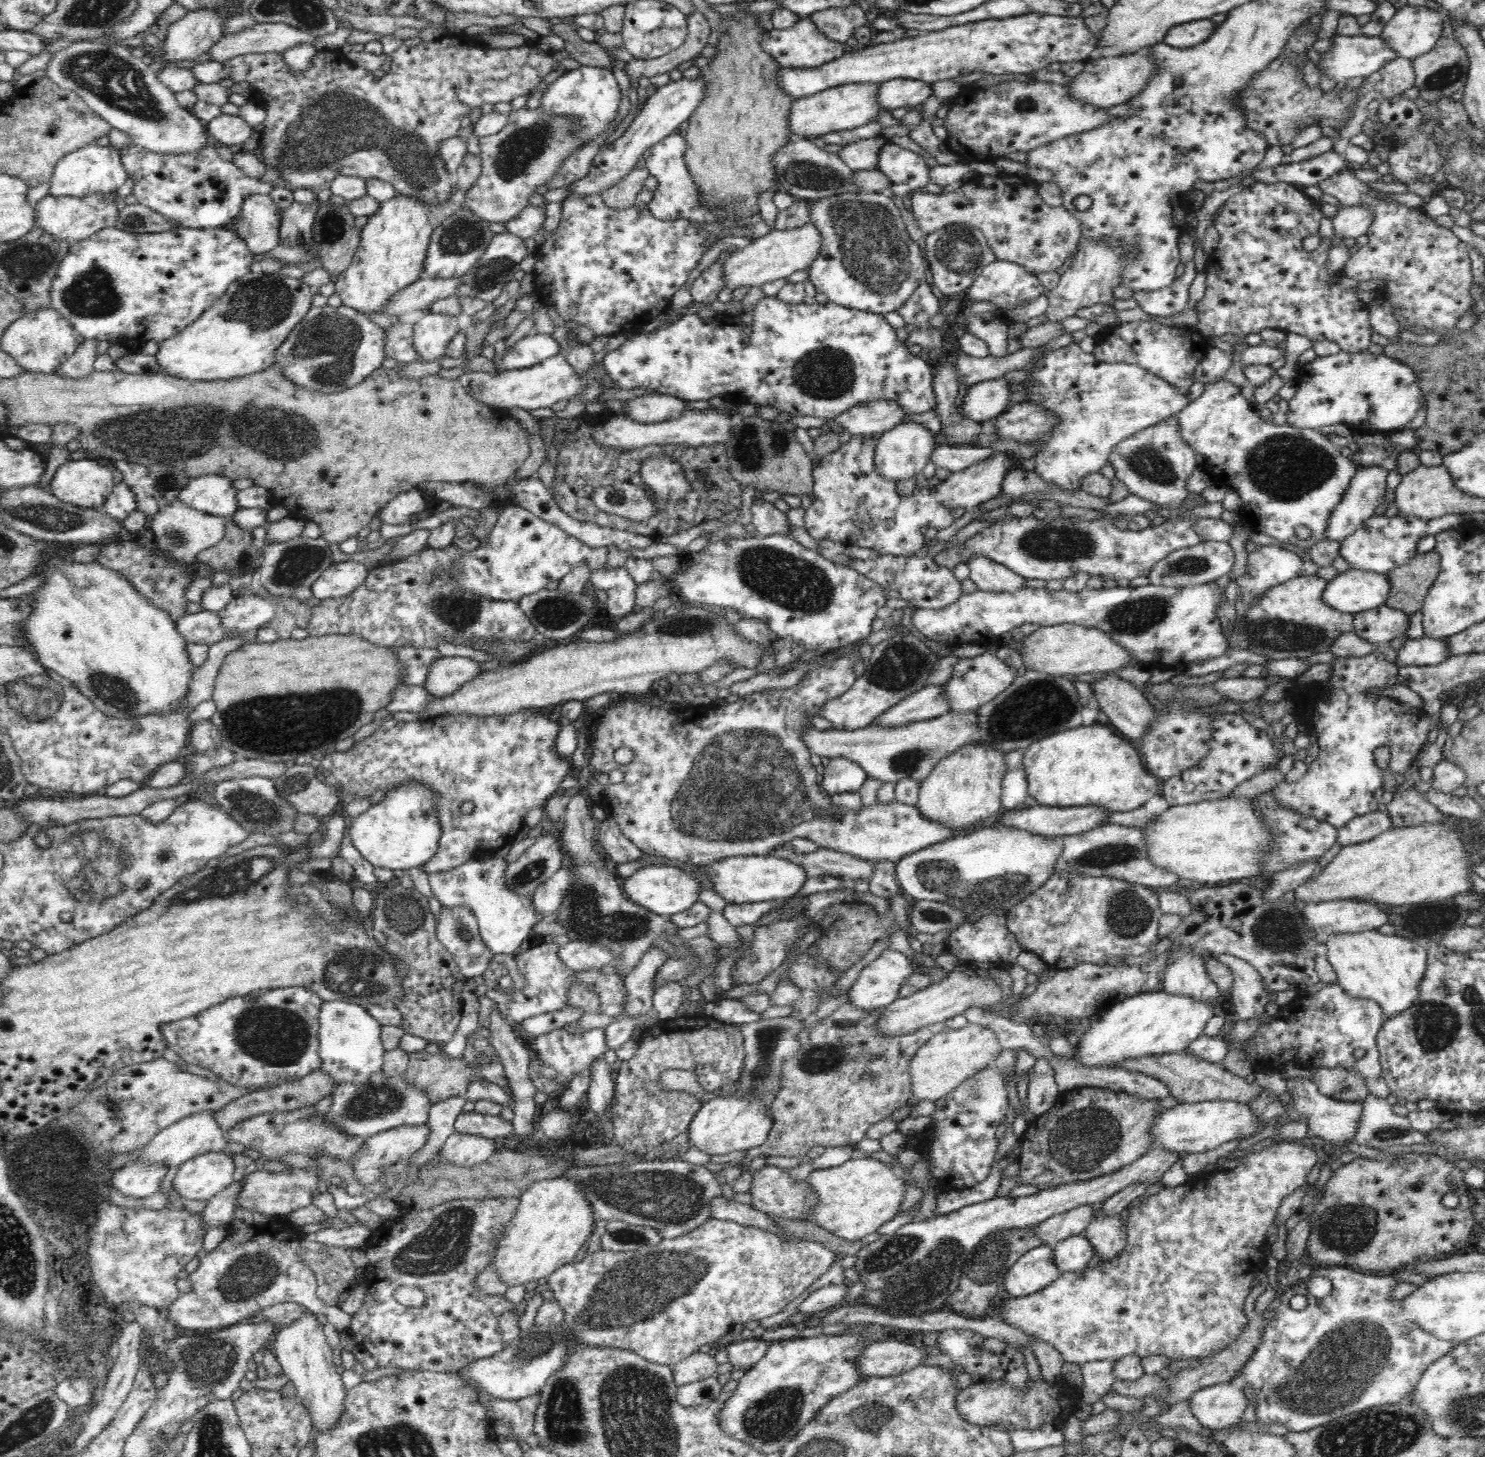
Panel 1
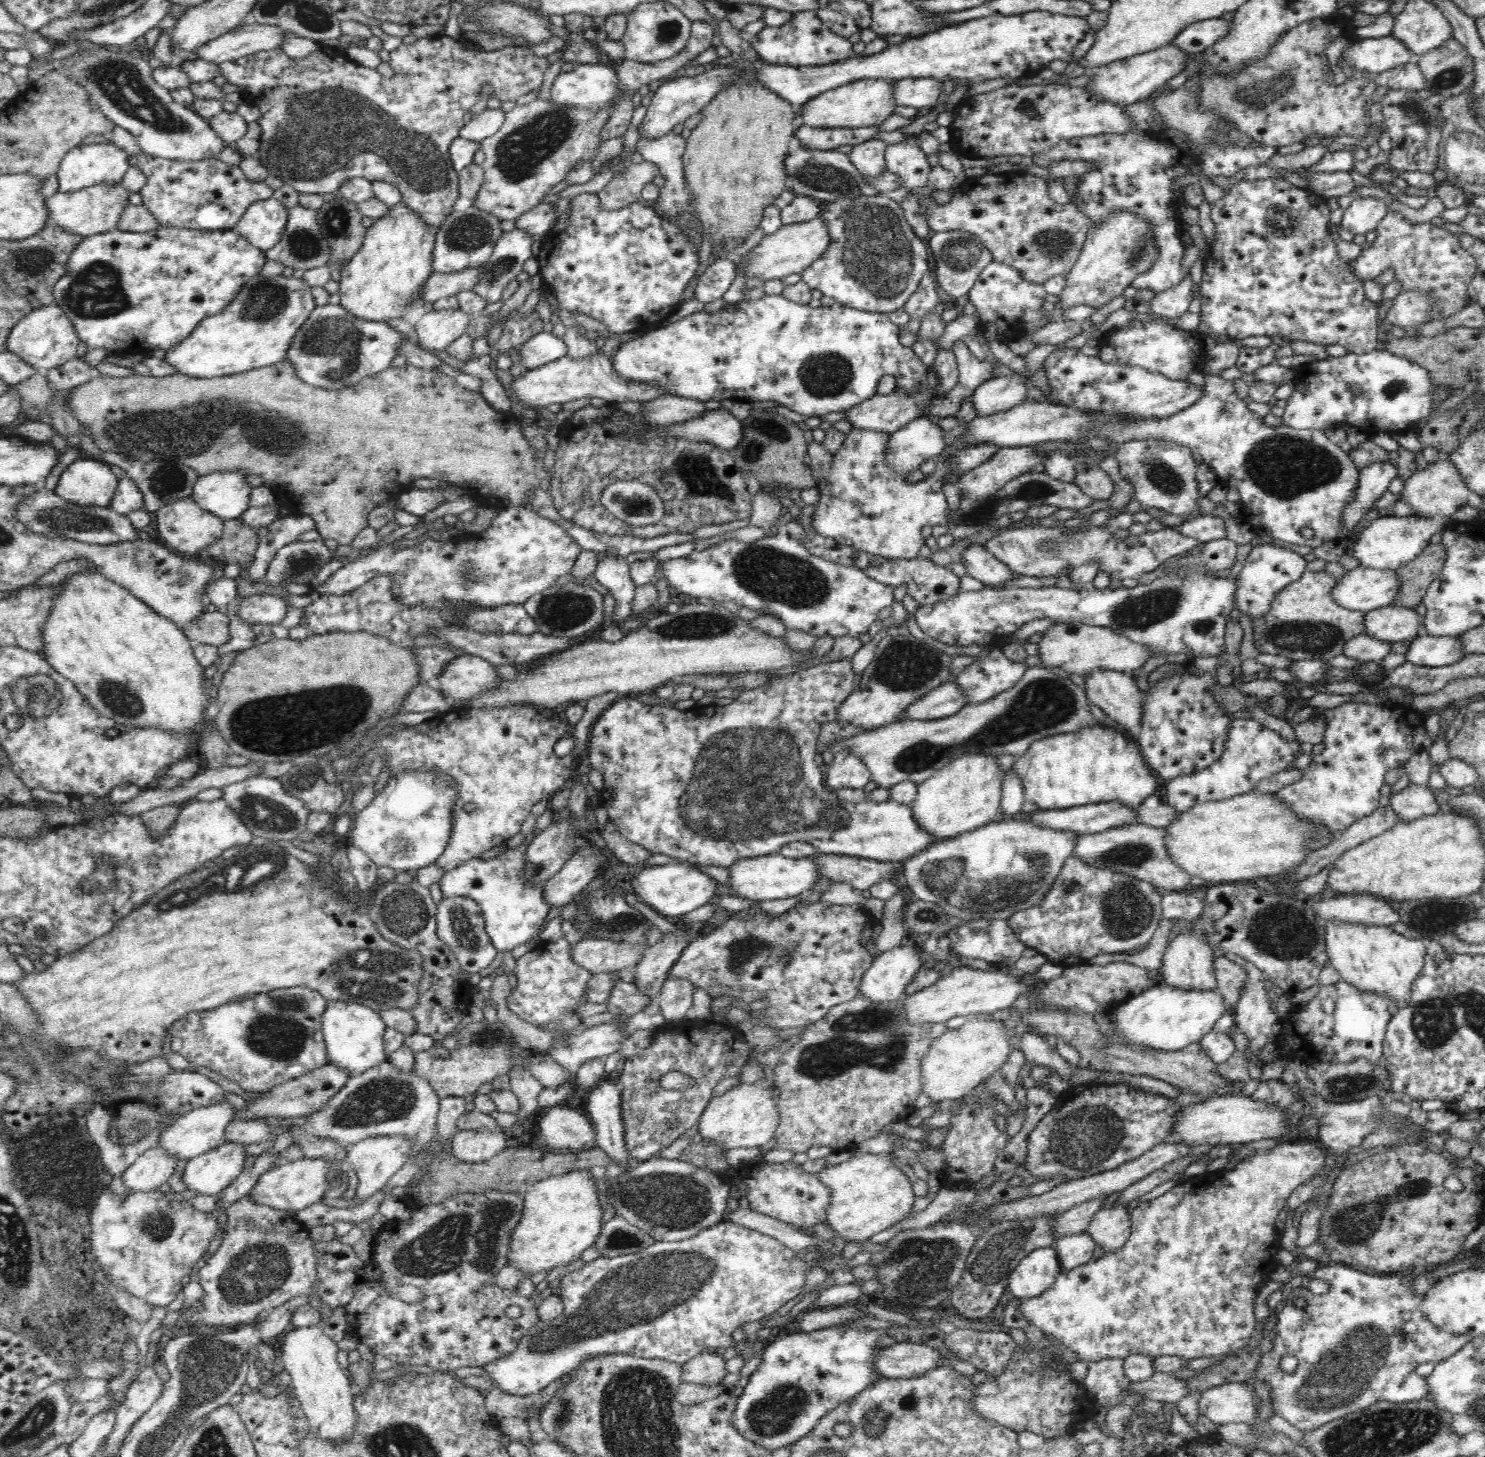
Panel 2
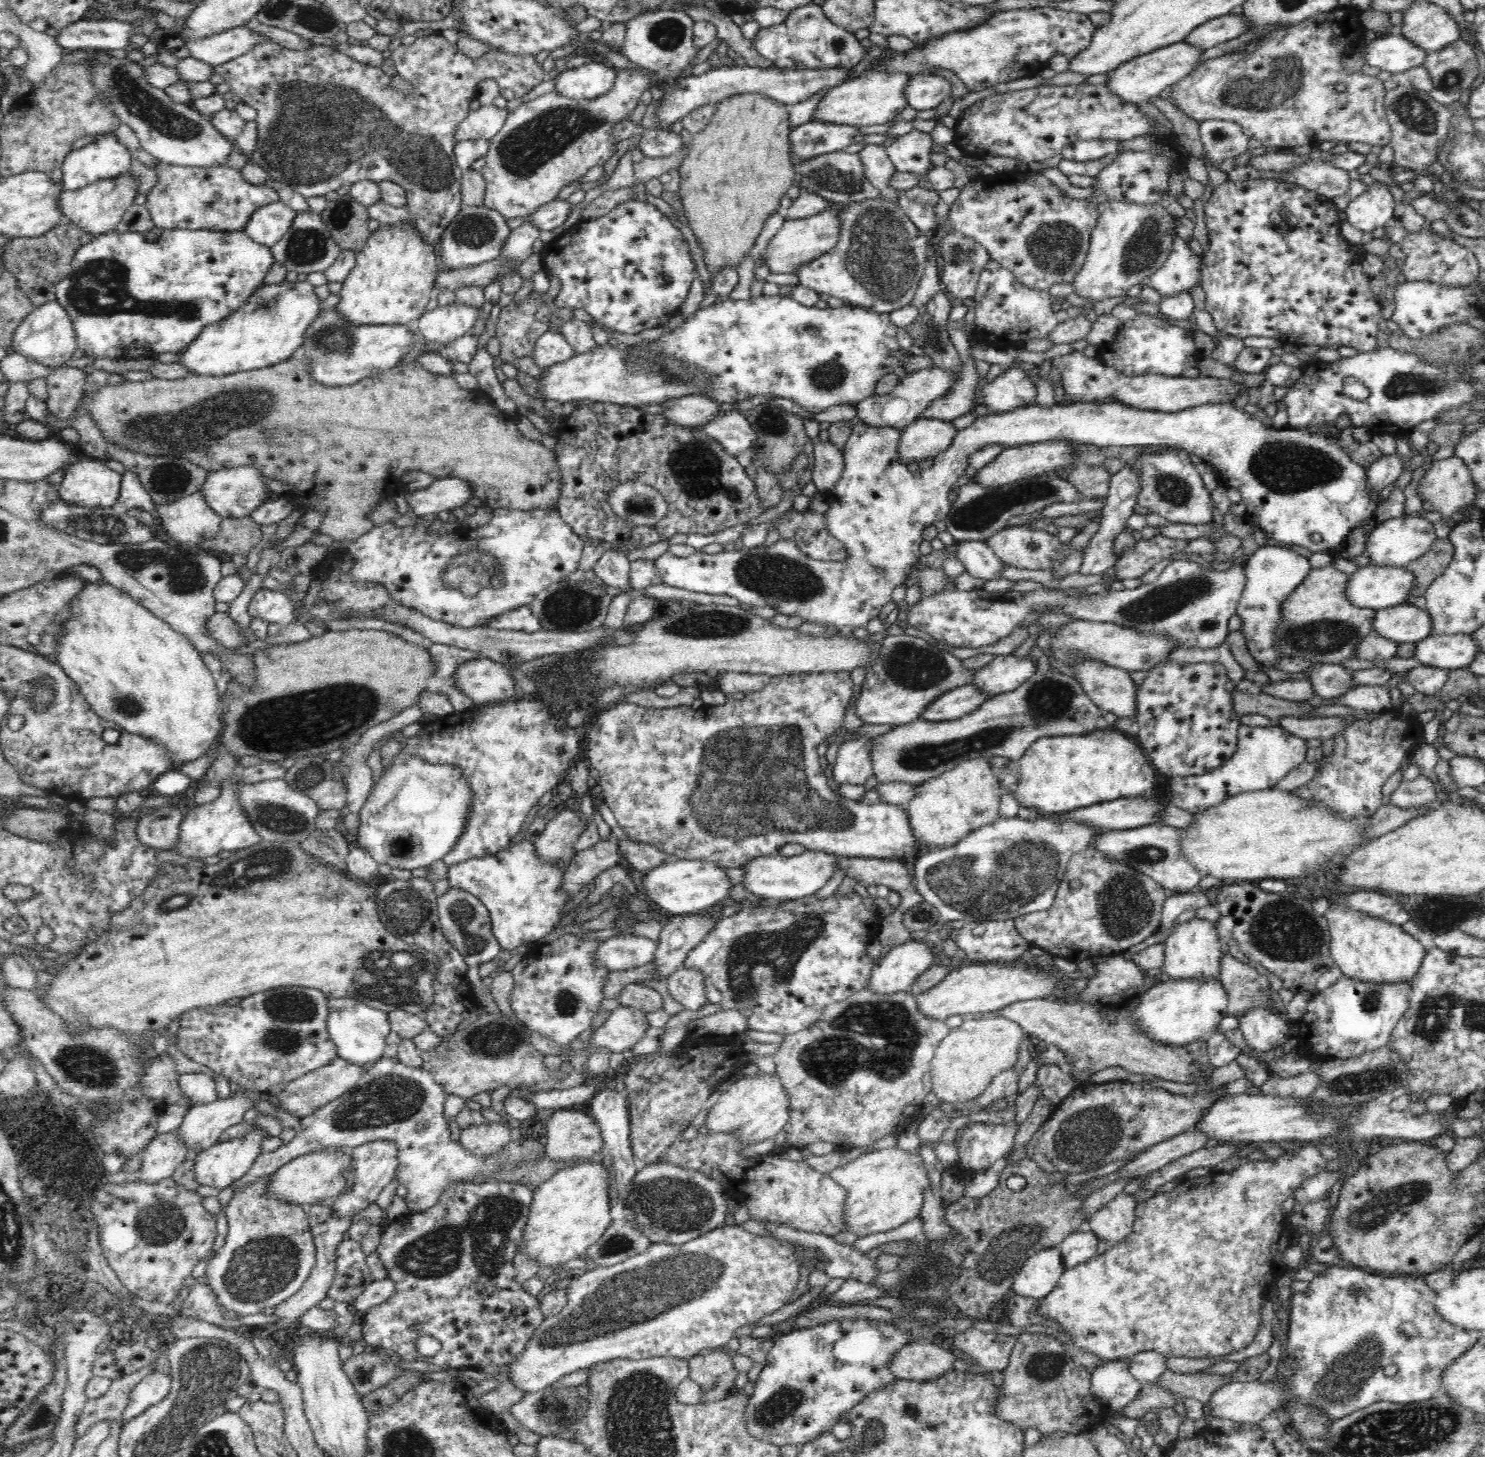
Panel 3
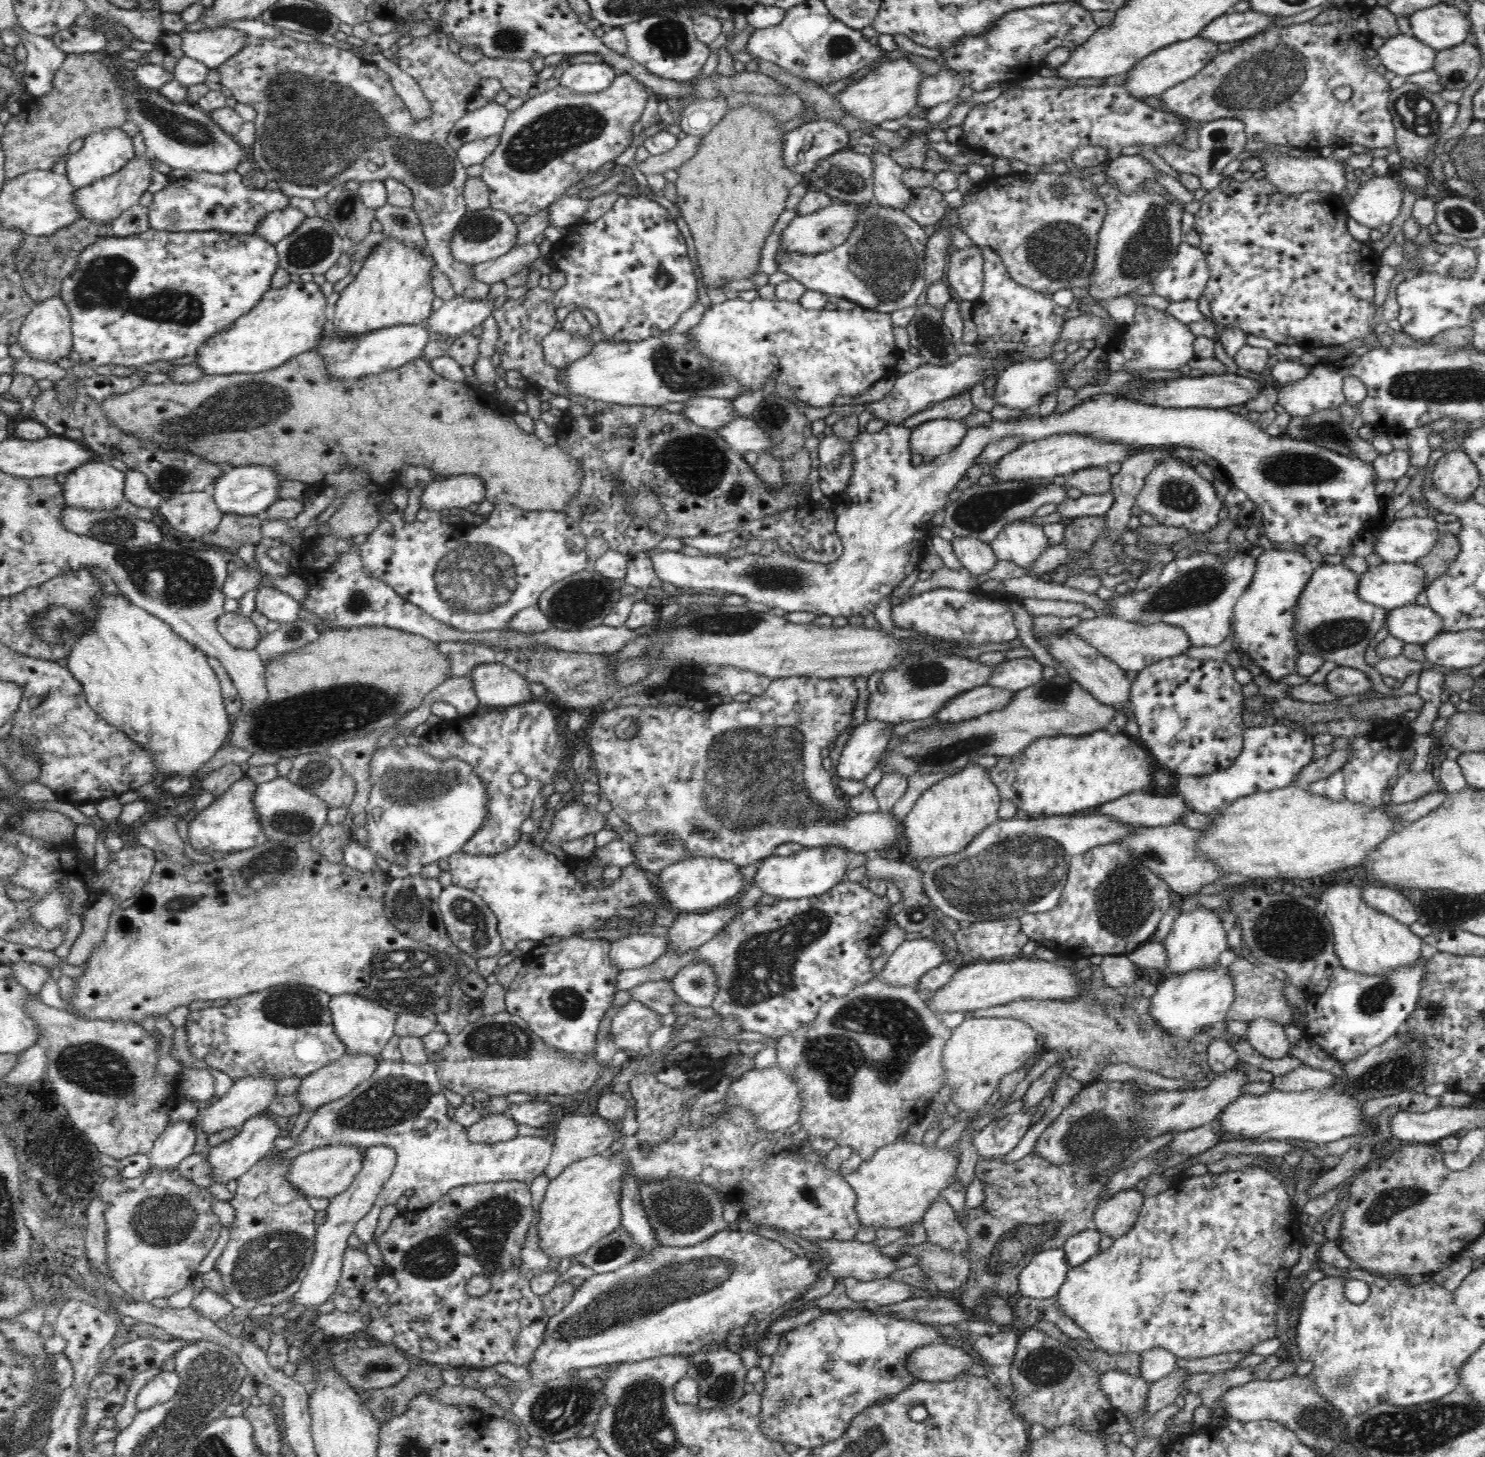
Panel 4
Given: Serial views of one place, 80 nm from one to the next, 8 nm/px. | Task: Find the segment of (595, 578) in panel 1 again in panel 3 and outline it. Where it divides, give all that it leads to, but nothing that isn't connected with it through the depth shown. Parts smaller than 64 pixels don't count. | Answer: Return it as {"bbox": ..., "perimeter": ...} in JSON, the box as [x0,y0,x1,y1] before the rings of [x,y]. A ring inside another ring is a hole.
{"bbox":[594,551,633,593],"perimeter":[[[604,551],[600,560],[594,568],[597,578],[603,584],[620,588],[622,593],[630,593],[633,588],[630,586],[631,562],[623,551]]]}

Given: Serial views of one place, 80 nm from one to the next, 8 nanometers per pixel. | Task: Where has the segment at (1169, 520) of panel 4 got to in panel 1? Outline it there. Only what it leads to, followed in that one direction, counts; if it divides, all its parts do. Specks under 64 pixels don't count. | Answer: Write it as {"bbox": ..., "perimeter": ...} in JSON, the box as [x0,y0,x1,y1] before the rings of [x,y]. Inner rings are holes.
{"bbox":[1109,415,1199,507],"perimeter":[[[1176,415],[1140,429],[1126,440],[1121,440],[1112,448],[1109,462],[1116,471],[1115,477],[1124,482],[1129,494],[1135,494],[1156,504],[1167,504],[1168,507],[1177,507],[1186,500],[1189,493],[1186,490],[1187,480],[1199,466],[1196,452],[1180,435]]]}

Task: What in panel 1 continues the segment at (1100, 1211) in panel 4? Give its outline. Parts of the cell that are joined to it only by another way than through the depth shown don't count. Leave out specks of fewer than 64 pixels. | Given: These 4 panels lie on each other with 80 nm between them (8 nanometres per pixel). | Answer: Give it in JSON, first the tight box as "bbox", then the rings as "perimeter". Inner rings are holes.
{"bbox":[1084,1215,1127,1260],"perimeter":[[[1120,1215],[1096,1216],[1085,1228],[1084,1234],[1100,1260],[1114,1260],[1127,1243],[1127,1227]]]}

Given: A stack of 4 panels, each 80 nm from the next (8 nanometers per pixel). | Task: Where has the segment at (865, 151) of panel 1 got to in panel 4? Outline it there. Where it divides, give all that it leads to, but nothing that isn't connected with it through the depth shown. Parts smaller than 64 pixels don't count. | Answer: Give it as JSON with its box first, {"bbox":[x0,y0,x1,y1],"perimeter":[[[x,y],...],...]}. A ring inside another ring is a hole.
{"bbox":[871,151,910,210],"perimeter":[[[878,151],[871,154],[873,160],[874,199],[884,207],[903,210],[910,200],[910,188],[902,184],[903,168],[889,155]]]}

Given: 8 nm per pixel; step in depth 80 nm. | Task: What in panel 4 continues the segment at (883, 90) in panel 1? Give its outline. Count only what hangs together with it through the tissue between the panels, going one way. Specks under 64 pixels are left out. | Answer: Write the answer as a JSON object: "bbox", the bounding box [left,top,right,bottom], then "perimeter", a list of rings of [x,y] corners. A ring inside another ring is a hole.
{"bbox":[917,69,964,110],"perimeter":[[[952,69],[936,75],[926,75],[919,84],[917,105],[928,110],[942,102],[948,102],[958,96],[964,86],[963,78]]]}

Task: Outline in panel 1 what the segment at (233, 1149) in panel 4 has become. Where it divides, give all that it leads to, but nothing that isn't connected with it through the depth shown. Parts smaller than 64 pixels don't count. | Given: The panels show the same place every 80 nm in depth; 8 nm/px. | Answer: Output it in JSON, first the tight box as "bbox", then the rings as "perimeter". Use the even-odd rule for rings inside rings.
{"bbox":[173,1151,234,1200],"perimeter":[[[230,1151],[207,1152],[184,1161],[173,1179],[173,1188],[184,1200],[208,1200],[234,1182]]]}

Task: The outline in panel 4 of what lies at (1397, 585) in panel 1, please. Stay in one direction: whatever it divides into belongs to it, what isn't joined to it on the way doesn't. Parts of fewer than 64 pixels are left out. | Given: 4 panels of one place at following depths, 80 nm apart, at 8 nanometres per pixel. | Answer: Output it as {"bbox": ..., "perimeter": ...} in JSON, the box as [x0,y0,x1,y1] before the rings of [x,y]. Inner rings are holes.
{"bbox":[1415,534,1460,588],"perimeter":[[[1440,534],[1434,548],[1426,556],[1415,562],[1425,570],[1427,576],[1426,588],[1436,577],[1448,570],[1449,566],[1456,560],[1459,552],[1460,543],[1456,534]]]}

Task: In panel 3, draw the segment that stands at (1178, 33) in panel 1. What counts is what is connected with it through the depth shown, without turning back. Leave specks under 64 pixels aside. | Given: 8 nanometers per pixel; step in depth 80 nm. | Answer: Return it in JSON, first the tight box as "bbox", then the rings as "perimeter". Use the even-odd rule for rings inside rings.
{"bbox":[1183,14,1249,50],"perimeter":[[[1226,14],[1218,18],[1213,18],[1199,27],[1196,27],[1183,40],[1190,46],[1208,50],[1213,46],[1218,46],[1222,42],[1228,42],[1232,38],[1238,38],[1249,29],[1249,20],[1243,15]]]}

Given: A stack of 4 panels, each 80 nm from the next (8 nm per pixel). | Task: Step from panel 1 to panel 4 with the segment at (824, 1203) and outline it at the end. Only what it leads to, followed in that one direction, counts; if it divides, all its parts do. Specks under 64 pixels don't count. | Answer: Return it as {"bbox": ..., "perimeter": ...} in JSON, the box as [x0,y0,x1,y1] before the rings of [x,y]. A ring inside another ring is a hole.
{"bbox":[843,1123,964,1228],"perimeter":[[[954,1123],[948,1130],[942,1131],[933,1147],[926,1147],[923,1143],[907,1143],[903,1139],[895,1143],[887,1144],[879,1148],[869,1159],[863,1160],[856,1171],[843,1174],[844,1180],[854,1189],[856,1193],[856,1214],[861,1226],[870,1228],[900,1228],[921,1222],[931,1202],[940,1196],[940,1191],[950,1186],[956,1174],[959,1161],[959,1151],[950,1153],[948,1146],[958,1140],[963,1134],[964,1123]]]}

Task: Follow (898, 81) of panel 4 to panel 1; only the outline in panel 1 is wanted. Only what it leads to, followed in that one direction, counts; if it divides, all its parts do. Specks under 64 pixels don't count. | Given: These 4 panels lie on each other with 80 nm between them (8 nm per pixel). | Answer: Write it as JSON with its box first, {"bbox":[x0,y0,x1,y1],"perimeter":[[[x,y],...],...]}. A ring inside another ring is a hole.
{"bbox":[788,83,882,140],"perimeter":[[[852,83],[839,87],[827,88],[810,96],[794,99],[788,118],[790,118],[790,137],[798,136],[806,140],[814,140],[816,136],[824,136],[830,132],[853,130],[874,122],[874,116],[882,109],[876,100],[879,83]]]}

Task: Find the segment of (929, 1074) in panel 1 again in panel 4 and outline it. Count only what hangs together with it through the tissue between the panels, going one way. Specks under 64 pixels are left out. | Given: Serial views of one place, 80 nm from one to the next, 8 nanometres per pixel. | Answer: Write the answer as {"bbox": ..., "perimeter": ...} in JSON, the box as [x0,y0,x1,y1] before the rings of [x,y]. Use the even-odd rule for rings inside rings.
{"bbox":[942,1015,1042,1122],"perimeter":[[[968,1015],[960,1026],[953,1029],[950,1038],[942,1049],[945,1086],[950,1086],[950,1090],[952,1090],[950,1099],[960,1109],[970,1112],[967,1122],[977,1120],[985,1112],[986,1104],[992,1103],[993,1094],[998,1088],[1001,1078],[1006,1074],[1010,1074],[1010,1072],[1014,1072],[1024,1064],[1030,1065],[1042,1050],[1042,1038],[1029,1023],[1014,1020],[1013,1018],[976,1018]]]}

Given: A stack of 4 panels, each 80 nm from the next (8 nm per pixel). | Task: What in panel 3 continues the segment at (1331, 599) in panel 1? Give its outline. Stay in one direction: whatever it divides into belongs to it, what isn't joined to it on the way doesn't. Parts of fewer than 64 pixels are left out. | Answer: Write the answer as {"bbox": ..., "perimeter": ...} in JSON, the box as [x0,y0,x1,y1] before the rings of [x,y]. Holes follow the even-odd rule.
{"bbox":[1345,566,1415,610],"perimeter":[[[1403,566],[1360,567],[1349,576],[1345,596],[1360,608],[1379,610],[1408,601],[1415,576]]]}

